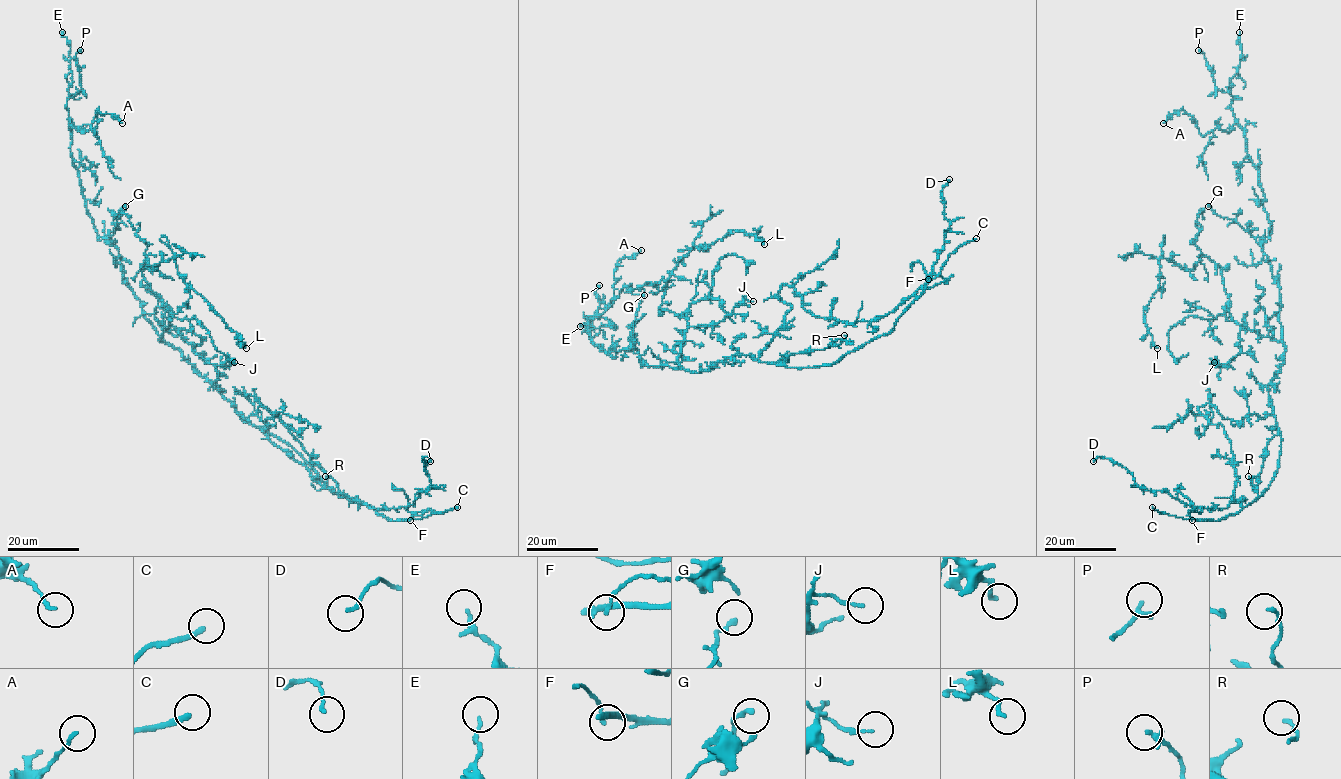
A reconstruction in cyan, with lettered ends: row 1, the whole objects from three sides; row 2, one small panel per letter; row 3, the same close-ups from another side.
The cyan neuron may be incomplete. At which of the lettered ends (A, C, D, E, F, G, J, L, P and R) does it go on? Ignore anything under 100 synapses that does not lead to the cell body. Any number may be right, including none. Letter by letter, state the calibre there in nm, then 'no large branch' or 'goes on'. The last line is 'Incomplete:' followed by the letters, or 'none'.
A: calibre 140 nm; no large branch
C: calibre 220 nm; goes on
D: calibre 140 nm; no large branch
E: calibre 100 nm; no large branch
F: calibre 130 nm; no large branch
G: calibre 130 nm; no large branch
J: calibre 130 nm; no large branch
L: calibre 150 nm; no large branch
P: calibre 200 nm; no large branch
R: calibre 140 nm; no large branch
Incomplete: C

